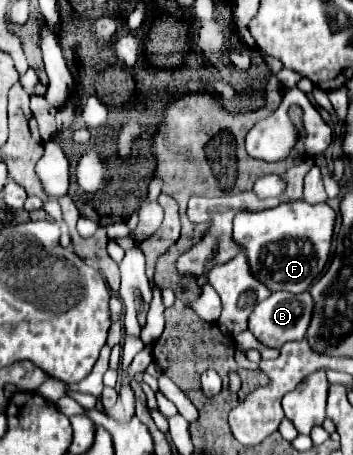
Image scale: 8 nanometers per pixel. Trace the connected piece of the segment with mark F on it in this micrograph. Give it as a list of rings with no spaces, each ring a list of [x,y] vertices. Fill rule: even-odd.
[[[304,200],[296,202],[282,202],[276,208],[262,210],[262,212],[240,212],[234,218],[234,242],[242,246],[250,272],[256,280],[260,280],[270,292],[290,292],[290,294],[302,294],[310,288],[310,284],[320,276],[324,270],[328,256],[330,256],[330,240],[332,240],[332,228],[334,228],[336,212],[328,204],[308,204]]]

